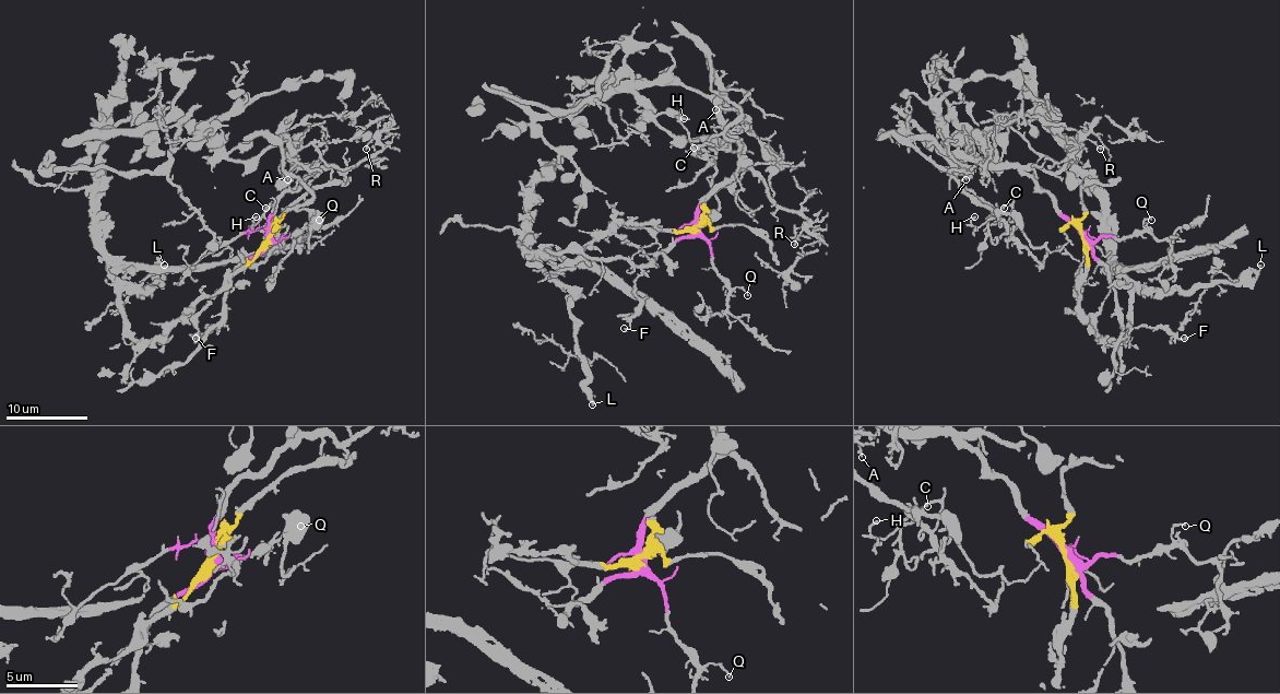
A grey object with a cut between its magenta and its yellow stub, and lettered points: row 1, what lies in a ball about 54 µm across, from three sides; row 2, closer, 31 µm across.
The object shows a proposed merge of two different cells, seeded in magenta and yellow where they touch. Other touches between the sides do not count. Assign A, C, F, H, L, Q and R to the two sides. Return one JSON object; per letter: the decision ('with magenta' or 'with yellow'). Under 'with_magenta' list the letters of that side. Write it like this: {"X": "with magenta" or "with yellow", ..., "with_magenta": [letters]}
{"A": "with magenta", "C": "with magenta", "F": "with magenta", "H": "with magenta", "L": "with yellow", "Q": "with magenta", "R": "with magenta", "with_magenta": ["A", "C", "F", "H", "Q", "R"]}

